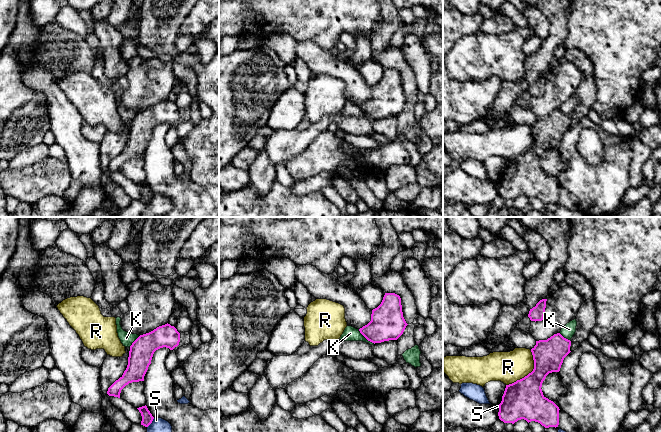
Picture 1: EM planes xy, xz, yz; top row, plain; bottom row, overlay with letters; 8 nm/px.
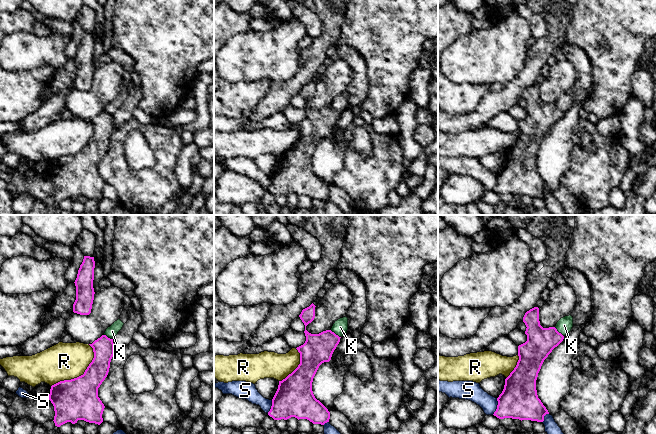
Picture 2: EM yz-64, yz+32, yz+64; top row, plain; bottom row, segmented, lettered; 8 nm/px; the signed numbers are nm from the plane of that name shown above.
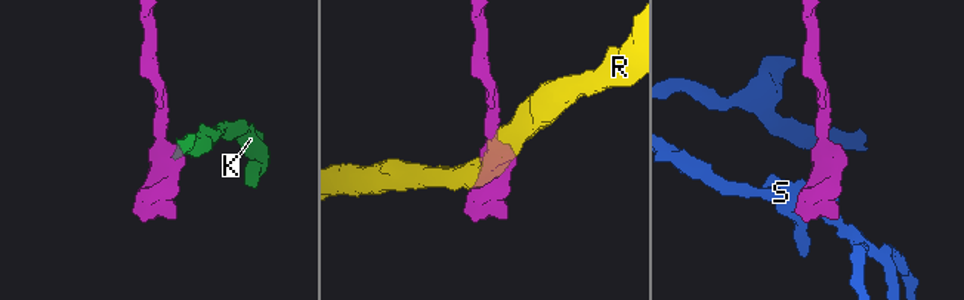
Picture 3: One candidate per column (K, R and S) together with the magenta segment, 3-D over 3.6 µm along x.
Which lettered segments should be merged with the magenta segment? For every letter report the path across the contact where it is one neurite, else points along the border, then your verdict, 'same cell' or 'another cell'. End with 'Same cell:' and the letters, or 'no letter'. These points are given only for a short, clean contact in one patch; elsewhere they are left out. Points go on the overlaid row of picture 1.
K: border along xz (358, 329), (368, 340), (374, 343); another cell
R: another cell
S: another cell
Same cell: no letter

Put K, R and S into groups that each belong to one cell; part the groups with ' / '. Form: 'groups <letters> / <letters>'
groups K / R / S

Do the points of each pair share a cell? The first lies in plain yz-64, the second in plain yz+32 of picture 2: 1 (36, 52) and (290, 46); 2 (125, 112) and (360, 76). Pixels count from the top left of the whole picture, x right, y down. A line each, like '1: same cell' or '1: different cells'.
1: same cell
2: same cell

